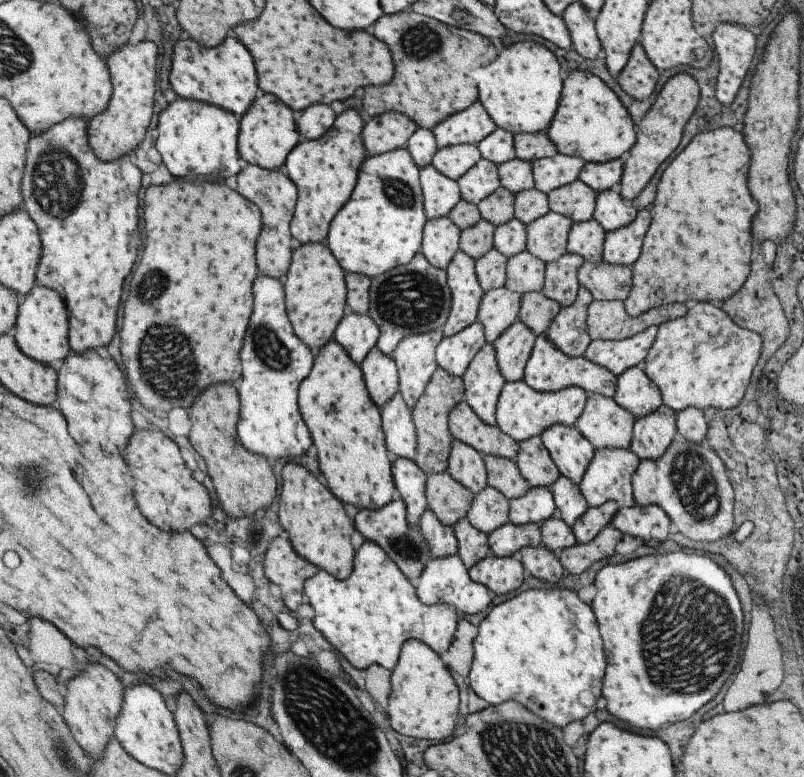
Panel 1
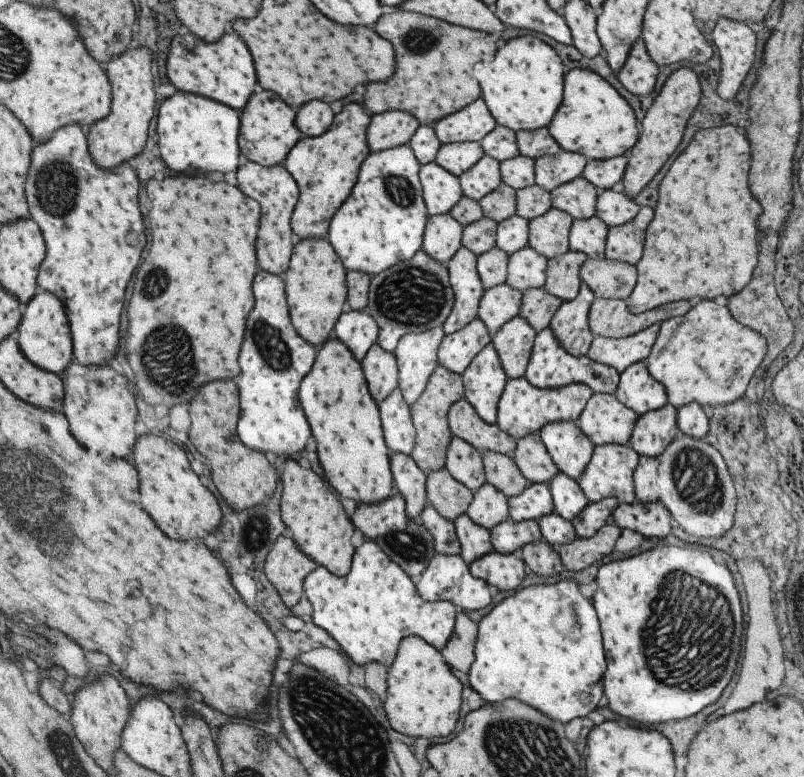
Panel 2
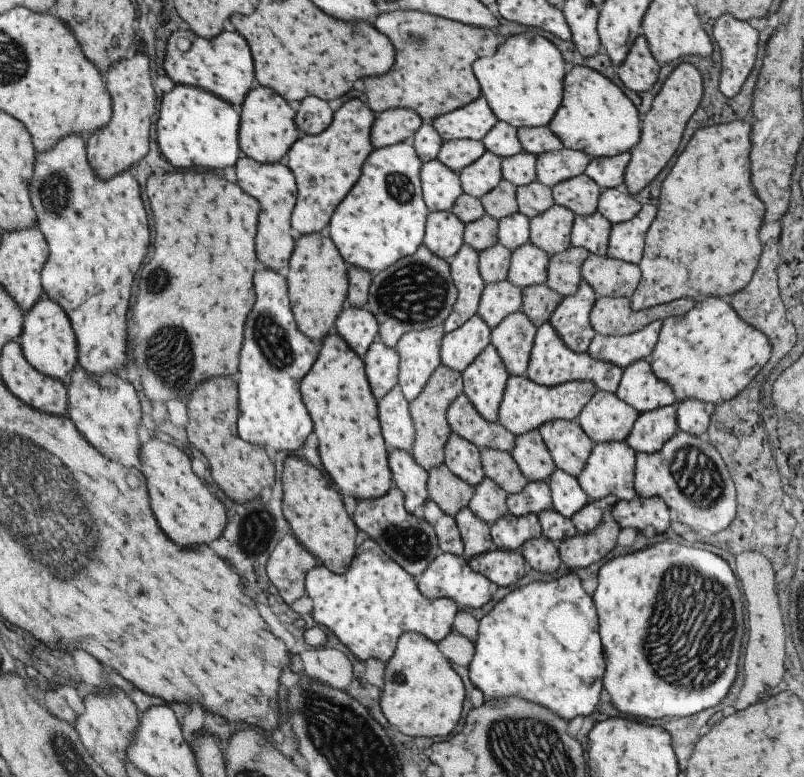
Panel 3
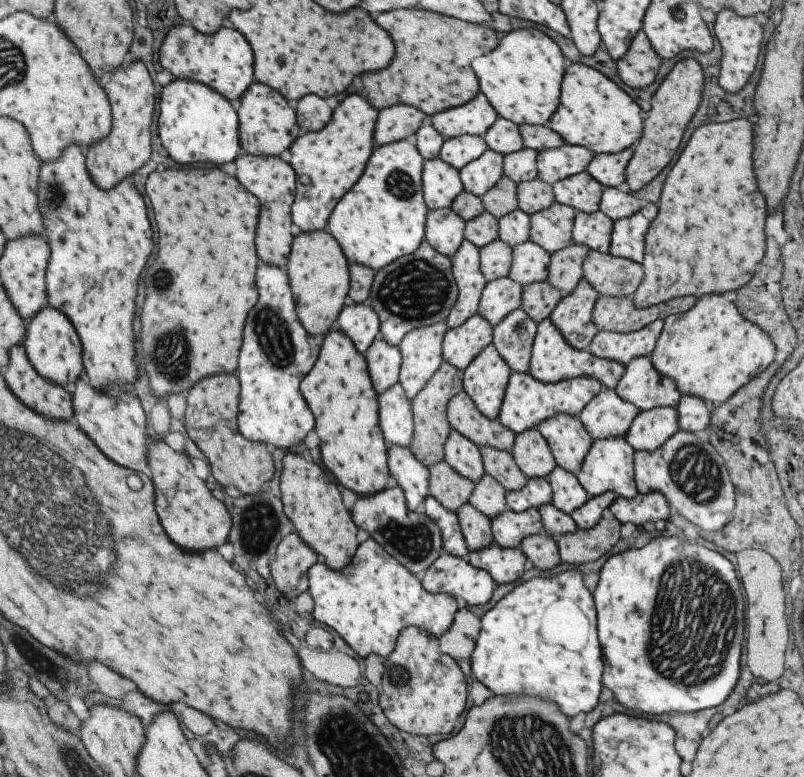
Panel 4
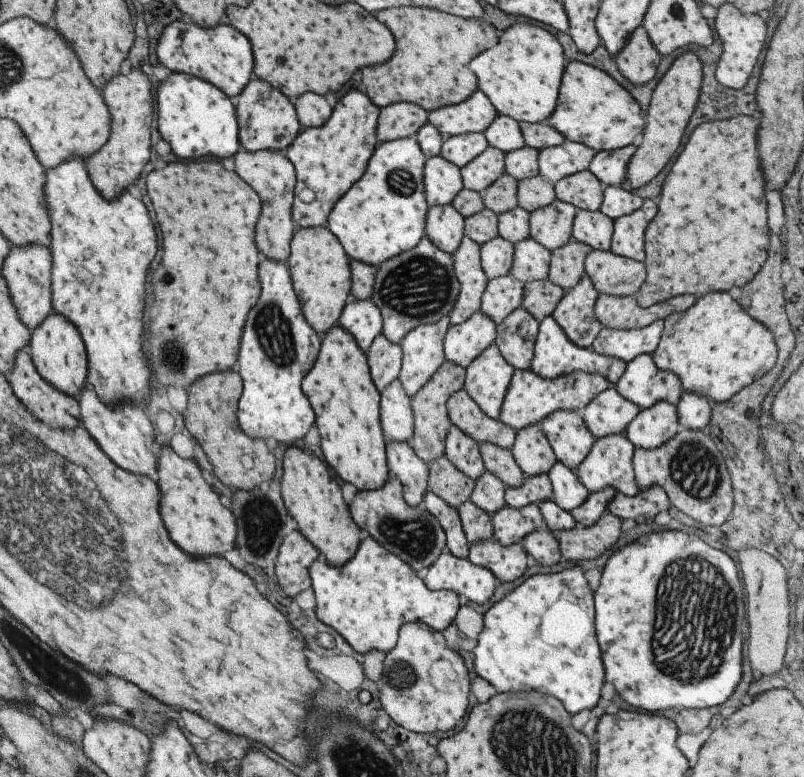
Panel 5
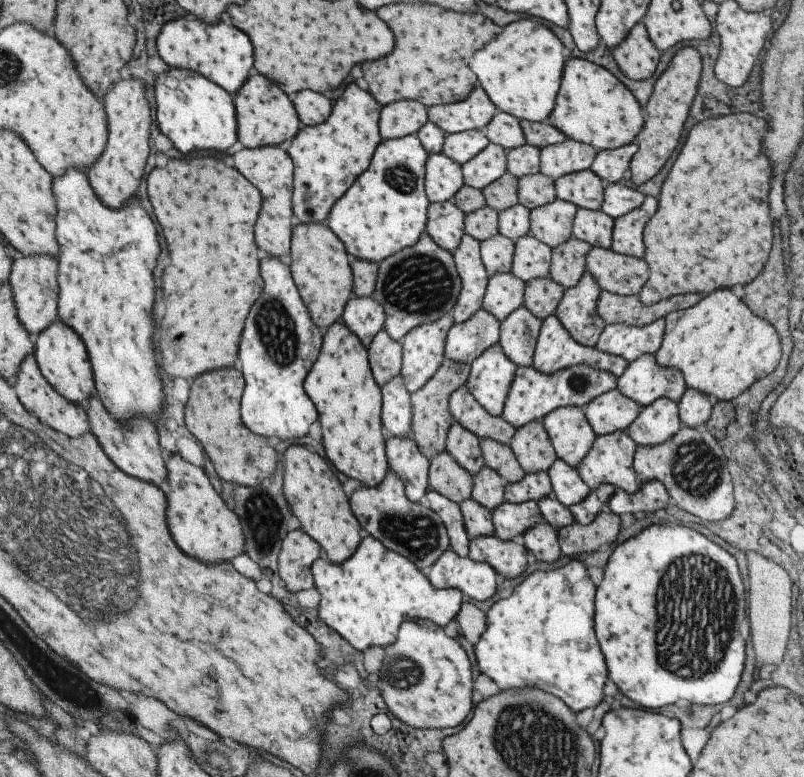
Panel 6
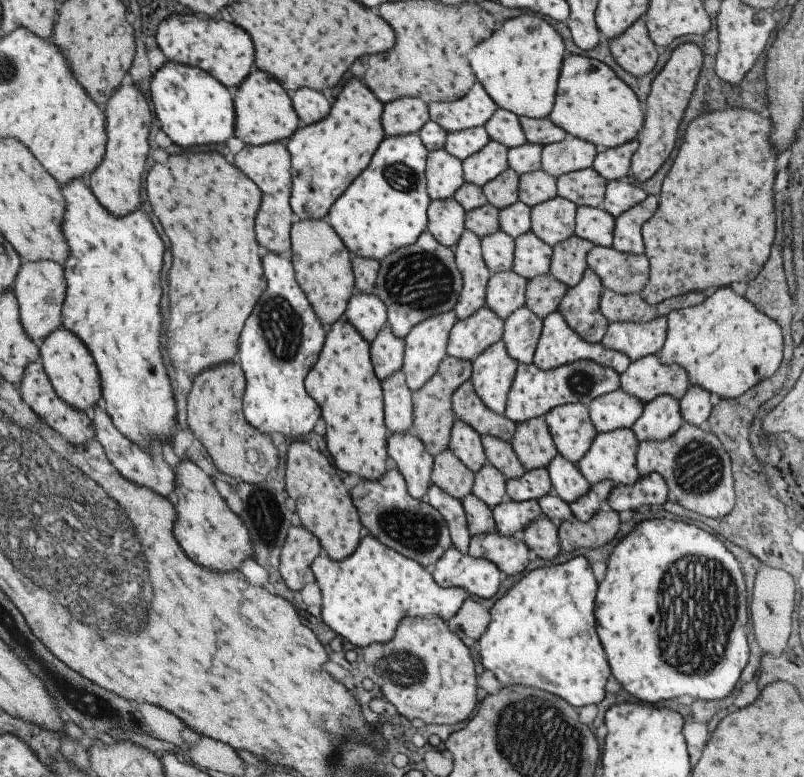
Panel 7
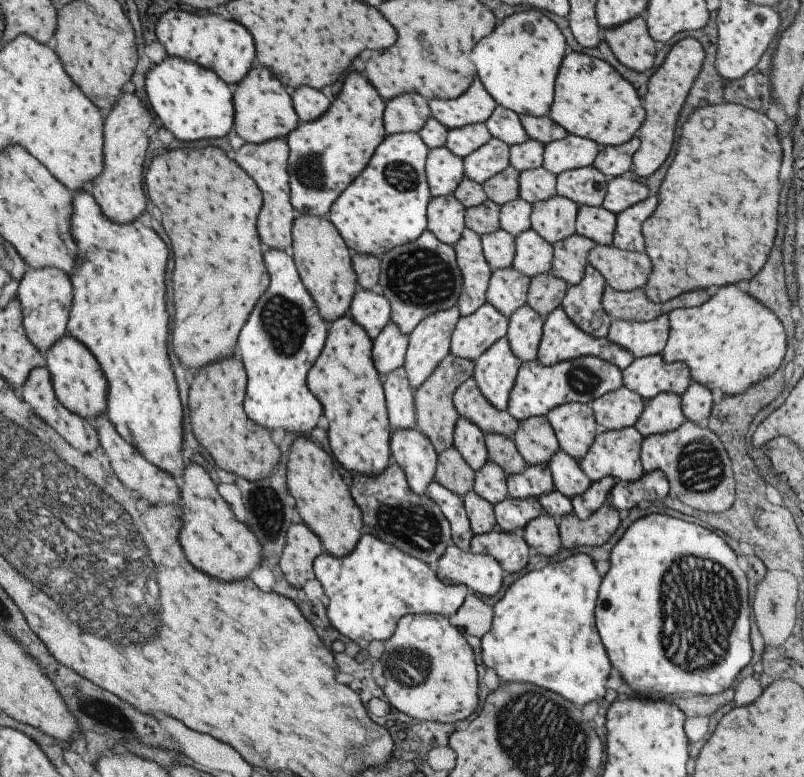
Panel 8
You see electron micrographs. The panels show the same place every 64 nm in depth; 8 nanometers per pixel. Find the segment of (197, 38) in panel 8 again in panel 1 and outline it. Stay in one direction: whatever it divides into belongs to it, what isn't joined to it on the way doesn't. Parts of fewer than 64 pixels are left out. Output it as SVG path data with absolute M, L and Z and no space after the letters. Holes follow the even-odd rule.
M226 37L213 49L198 46L191 38L176 42L172 51L169 84L179 99L206 103L230 114L245 114L255 100L258 76L247 50Z

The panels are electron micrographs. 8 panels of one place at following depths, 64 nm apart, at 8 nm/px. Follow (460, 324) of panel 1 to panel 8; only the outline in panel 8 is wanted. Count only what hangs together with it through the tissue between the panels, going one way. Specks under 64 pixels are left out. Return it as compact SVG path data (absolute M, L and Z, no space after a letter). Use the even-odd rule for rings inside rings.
M467 227L454 244L457 268L462 276L462 287L456 306L461 317L471 314L486 302L485 291L492 273L482 254L480 236Z

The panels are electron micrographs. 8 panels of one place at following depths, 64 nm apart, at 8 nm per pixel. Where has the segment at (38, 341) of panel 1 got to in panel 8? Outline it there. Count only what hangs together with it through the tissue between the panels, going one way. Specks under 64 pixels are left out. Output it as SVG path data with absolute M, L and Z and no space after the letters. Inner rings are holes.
M68 334L61 336L45 352L44 360L44 366L51 378L55 398L57 398L57 402L61 403L61 406L65 407L65 410L69 410L71 414L76 414L79 418L85 418L90 422L105 413L107 382L99 364L83 344Z

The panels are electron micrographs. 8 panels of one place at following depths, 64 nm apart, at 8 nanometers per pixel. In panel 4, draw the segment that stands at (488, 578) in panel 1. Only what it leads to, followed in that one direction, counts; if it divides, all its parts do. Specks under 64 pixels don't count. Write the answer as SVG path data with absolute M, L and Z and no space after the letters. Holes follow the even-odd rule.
M493 543L482 550L469 552L466 560L471 567L487 572L489 577L493 580L493 582L497 583L497 585L505 585L519 580L523 573L523 565L525 564L526 559L519 547L503 549Z

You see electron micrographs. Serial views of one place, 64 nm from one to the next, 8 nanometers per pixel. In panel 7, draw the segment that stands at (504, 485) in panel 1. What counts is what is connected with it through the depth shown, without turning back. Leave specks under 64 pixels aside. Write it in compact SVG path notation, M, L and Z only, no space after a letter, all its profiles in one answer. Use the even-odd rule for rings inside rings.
M489 435L480 437L486 464L499 470L505 479L519 478L526 470L517 460L510 442Z

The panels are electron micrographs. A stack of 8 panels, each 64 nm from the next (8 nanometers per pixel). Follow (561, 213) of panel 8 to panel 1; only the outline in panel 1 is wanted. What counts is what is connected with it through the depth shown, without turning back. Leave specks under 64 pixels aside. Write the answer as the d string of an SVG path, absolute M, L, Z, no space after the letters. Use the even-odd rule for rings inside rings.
M548 211L525 226L526 252L543 264L558 260L566 253L566 239L571 226L569 218Z

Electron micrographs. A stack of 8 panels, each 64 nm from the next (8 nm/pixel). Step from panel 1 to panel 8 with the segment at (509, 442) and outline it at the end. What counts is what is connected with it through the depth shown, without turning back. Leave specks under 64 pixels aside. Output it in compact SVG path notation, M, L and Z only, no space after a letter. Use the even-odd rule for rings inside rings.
M472 376L454 390L452 402L458 416L473 422L483 433L503 434L512 440L519 426L507 410L495 410L483 398Z

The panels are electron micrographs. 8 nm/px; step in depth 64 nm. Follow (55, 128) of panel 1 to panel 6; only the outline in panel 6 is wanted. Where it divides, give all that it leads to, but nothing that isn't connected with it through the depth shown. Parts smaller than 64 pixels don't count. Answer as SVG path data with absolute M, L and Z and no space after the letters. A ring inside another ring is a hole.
M67 168L63 172L63 176L52 177L51 182L51 194L55 198L55 206L57 206L57 214L55 214L55 242L59 246L57 250L57 317L65 326L69 326L77 336L82 340L89 356L89 362L91 364L91 370L93 370L93 384L95 386L94 394L97 395L99 402L105 407L105 410L111 415L113 420L117 420L119 424L127 424L129 418L133 416L141 416L145 420L149 420L151 424L157 422L157 413L161 408L161 402L163 401L162 384L159 378L160 374L157 374L157 366L155 366L155 360L153 360L153 352L151 352L151 346L149 346L149 338L151 338L151 304L153 304L153 280L151 280L151 270L155 266L155 258L159 254L159 242L157 242L157 232L155 232L155 224L149 220L147 212L139 206L138 202L133 202L134 198L131 198L129 202L125 202L125 206L117 208L117 210L111 210L111 208L103 206L97 195L91 190L87 177L83 174L83 170L77 170L77 168Z

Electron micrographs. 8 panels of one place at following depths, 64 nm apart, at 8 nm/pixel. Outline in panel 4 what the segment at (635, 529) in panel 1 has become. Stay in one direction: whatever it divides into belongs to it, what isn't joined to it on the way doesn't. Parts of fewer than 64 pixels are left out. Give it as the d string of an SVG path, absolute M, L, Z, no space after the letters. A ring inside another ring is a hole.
M656 491L646 494L637 494L631 499L616 500L608 507L613 517L623 525L627 522L637 526L651 527L657 520L666 520L669 517L669 509L665 498Z

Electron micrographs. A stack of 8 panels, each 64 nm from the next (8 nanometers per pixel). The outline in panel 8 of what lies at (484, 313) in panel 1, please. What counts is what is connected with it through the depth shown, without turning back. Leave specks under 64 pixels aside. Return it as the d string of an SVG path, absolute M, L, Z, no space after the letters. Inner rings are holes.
M512 266L493 270L485 291L486 302L505 318L526 304L530 278L517 272Z

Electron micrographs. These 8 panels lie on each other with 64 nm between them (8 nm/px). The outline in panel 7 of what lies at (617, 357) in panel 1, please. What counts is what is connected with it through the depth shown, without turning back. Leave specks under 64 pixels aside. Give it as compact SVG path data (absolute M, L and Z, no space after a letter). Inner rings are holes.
M666 316L649 322L610 322L601 338L601 346L607 350L617 350L625 354L630 361L647 355L657 355L667 332Z

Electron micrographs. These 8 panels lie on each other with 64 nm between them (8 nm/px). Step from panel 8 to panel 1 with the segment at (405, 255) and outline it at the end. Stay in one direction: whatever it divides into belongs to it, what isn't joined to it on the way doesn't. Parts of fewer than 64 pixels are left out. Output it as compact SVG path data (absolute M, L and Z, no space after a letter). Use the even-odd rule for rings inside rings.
M417 252L404 266L394 267L370 279L366 316L377 326L376 348L390 357L397 344L407 335L427 333L443 327L450 310L450 293L443 269L431 266Z

